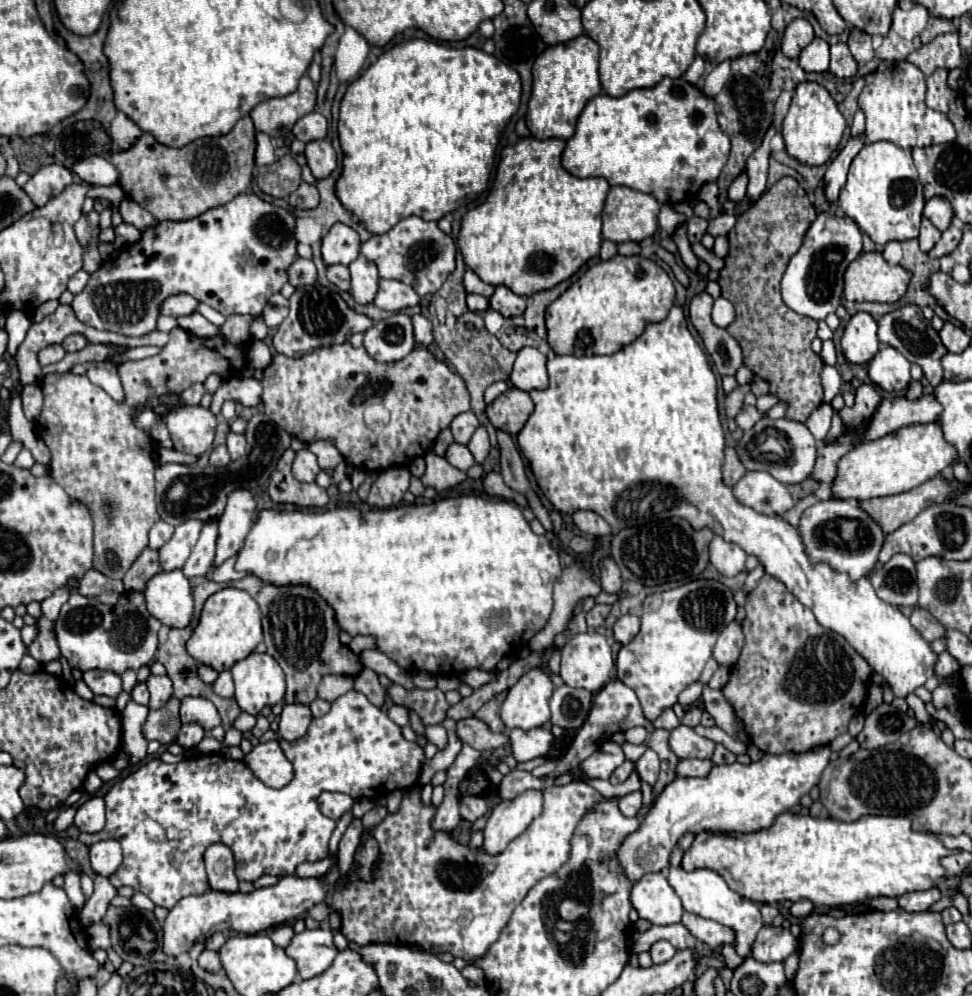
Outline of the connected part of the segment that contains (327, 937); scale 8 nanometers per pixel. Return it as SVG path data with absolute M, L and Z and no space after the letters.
M306 929L304 933L298 933L286 947L286 955L294 959L300 979L312 979L324 973L332 965L336 953L338 949L330 929Z

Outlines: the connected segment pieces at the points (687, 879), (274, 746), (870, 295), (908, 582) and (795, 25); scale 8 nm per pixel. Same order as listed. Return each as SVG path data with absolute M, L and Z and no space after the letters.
M670 867L668 871L668 883L672 885L672 889L676 891L676 895L682 899L682 905L688 913L694 913L698 917L704 917L704 919L712 919L712 921L718 921L730 929L736 931L736 951L740 957L748 957L750 955L750 949L752 949L752 943L756 939L756 933L764 927L762 923L762 917L760 917L760 905L750 901L750 899L744 899L742 895L734 893L726 881L710 871L710 869L698 869L698 871L684 871L682 867Z
M278 741L260 743L244 757L244 763L254 771L254 775L270 787L284 787L292 781L294 769Z
M862 253L844 273L844 297L848 301L898 301L910 283L910 273L890 265L880 253Z
M894 555L884 567L872 573L870 583L876 595L890 605L908 607L918 603L916 569L908 555Z
M794 19L782 37L782 53L790 59L796 59L800 55L800 51L810 45L810 41L814 39L814 29L806 19Z

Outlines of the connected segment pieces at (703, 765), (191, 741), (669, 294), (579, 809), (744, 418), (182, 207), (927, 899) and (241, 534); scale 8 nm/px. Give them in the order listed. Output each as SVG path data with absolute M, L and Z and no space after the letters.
M680 759L676 765L676 773L680 777L706 777L712 769L712 761L708 759Z
M196 723L182 725L176 743L182 745L184 749L192 749L192 747L196 747L196 745L204 739L204 735L206 735L206 731L204 731L200 725L196 725Z
M614 255L610 261L600 261L592 265L576 283L572 283L558 297L558 301L554 301L546 309L548 343L558 355L612 355L618 349L632 343L636 337L640 337L650 323L664 321L674 305L674 299L676 293L672 279L658 263L654 263L652 259L644 259L640 255Z
M570 781L570 783L566 783L566 785L546 785L544 791L542 791L542 795L546 797L546 799L544 799L544 809L542 809L542 813L530 823L530 827L528 827L520 837L516 837L516 839L506 847L506 851L502 851L502 853L498 853L498 855L488 855L484 849L472 851L470 847L462 847L460 843L456 843L456 841L450 837L448 831L434 831L434 829L430 827L430 821L432 821L432 817L434 817L434 813L436 813L436 807L432 807L432 805L422 805L422 799L420 799L420 795L416 793L416 789L406 791L400 811L398 811L398 813L392 813L392 815L386 815L386 819L374 829L374 835L376 835L376 839L378 839L378 843L380 843L380 855L382 855L380 867L372 871L372 877L374 877L374 879L372 879L370 883L360 881L360 879L356 877L356 873L354 873L354 867L352 867L352 871L350 871L350 885L340 883L340 885L332 891L332 907L342 913L342 929L340 929L342 935L344 935L348 941L352 941L352 943L356 943L356 945L360 945L360 947L362 947L362 945L370 945L370 943L420 945L426 953L432 953L432 955L450 953L450 955L454 955L454 957L462 957L462 959L468 961L468 963L474 963L474 961L478 961L478 957L484 957L484 955L486 955L486 949L490 949L490 945L492 945L494 941L498 941L502 929L504 929L504 927L508 925L508 921L510 921L512 911L514 911L516 905L526 897L526 893L528 893L540 879L548 877L550 873L556 873L556 871L568 861L568 857L570 857L570 841L572 841L572 837L574 837L574 831L576 831L576 827L578 827L578 821L580 821L586 813L594 811L598 803L608 801L606 797L602 797L594 787L590 787L590 785L584 783L584 781Z
M744 405L744 407L738 411L738 415L736 415L736 425L746 431L746 429L752 429L752 425L754 425L760 417L762 417L762 415L756 411L756 407Z
M246 115L228 135L196 139L182 149L162 145L150 133L144 133L128 151L114 153L110 161L120 171L120 187L126 197L138 201L158 221L184 221L250 191L254 149L254 125Z
M932 887L928 891L916 891L916 893L906 893L900 897L900 907L910 911L910 913L922 913L928 911L938 899L940 899L940 889Z
M234 489L234 493L230 493L228 497L222 517L218 519L220 537L216 545L216 565L222 565L228 557L236 555L238 549L242 549L242 541L246 541L246 535L254 525L254 513L254 493L250 489Z

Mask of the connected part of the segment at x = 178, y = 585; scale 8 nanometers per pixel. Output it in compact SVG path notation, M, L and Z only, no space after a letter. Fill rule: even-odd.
M172 569L170 573L158 571L146 581L144 597L150 613L168 627L186 627L192 621L194 601L190 583L182 569Z

